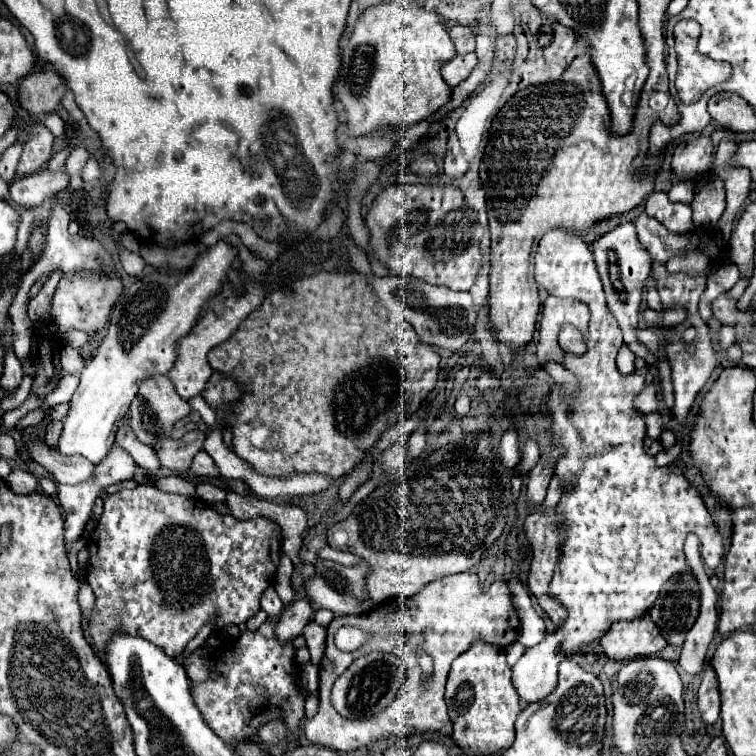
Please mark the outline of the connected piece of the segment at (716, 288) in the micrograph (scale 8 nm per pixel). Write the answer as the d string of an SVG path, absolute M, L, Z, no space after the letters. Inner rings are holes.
M734 263L726 264L707 277L707 285L699 301L699 314L708 321L712 313L712 302L722 293L729 291L737 283L740 271Z

